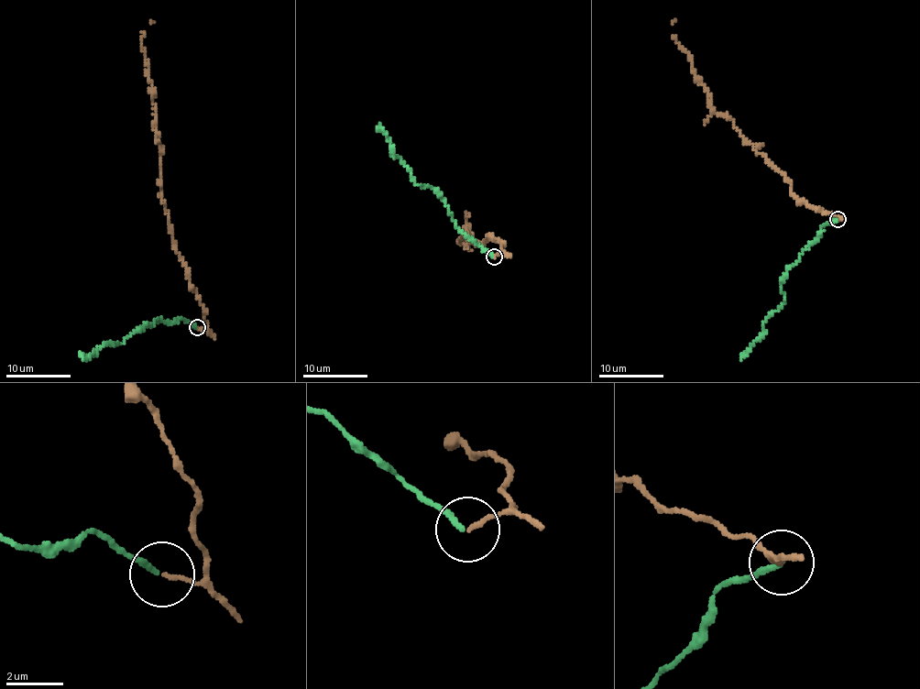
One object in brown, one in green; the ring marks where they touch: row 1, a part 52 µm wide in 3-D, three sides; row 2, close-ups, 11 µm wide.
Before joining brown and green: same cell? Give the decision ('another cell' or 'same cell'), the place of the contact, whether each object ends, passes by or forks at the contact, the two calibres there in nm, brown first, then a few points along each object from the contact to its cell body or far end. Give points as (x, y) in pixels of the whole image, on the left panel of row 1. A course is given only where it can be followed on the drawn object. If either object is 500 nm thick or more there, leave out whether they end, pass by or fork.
another cell | (197, 327) | brown ends | green ends | 140/180 nm | brown via (197, 328), (207, 327), (204, 307), (191, 286), (160, 198), (161, 153), (142, 38), (151, 19) | green via (196, 328), (180, 318), (167, 322), (160, 319), (129, 333), (120, 342), (103, 344), (83, 358), (79, 355)

